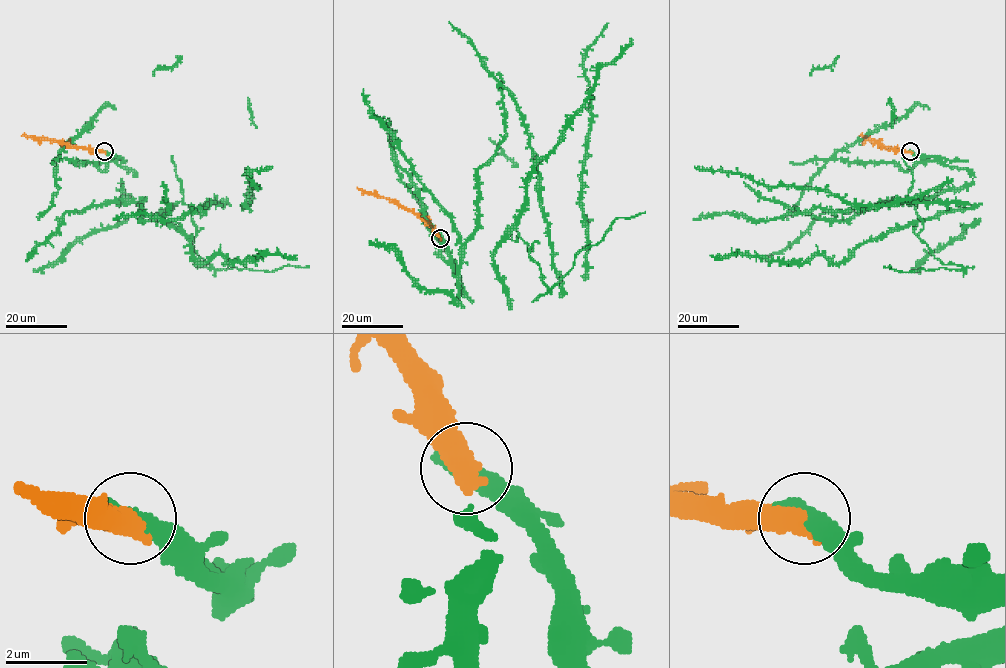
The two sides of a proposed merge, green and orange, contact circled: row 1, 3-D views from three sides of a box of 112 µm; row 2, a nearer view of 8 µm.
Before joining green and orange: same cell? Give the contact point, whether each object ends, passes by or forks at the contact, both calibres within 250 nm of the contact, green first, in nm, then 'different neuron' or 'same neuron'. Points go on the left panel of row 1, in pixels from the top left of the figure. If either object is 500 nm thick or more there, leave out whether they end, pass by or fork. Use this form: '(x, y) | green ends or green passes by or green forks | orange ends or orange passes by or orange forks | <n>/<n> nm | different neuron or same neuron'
(104, 151) | 320/650 nm | same neuron

